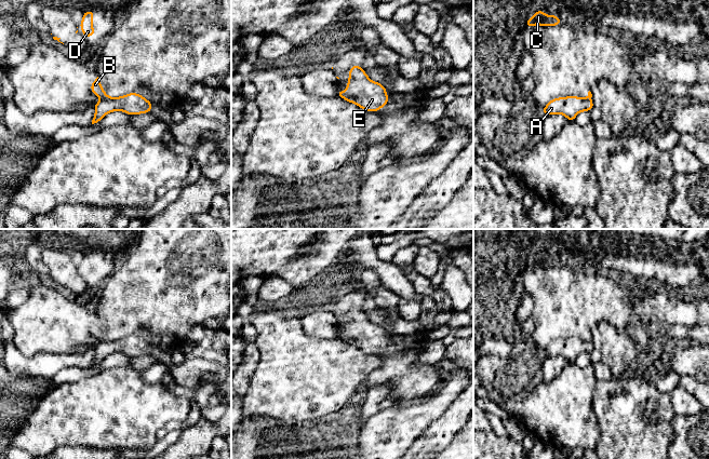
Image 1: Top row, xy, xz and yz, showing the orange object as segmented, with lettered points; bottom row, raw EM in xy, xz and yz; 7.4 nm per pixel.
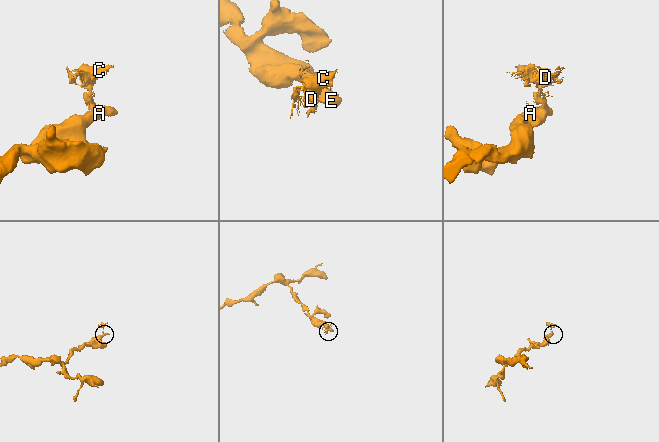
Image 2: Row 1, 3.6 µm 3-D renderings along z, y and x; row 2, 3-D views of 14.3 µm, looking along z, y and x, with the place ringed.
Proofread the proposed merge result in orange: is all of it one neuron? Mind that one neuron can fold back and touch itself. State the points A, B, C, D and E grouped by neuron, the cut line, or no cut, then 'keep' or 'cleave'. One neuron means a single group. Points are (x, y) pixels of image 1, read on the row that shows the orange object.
A E / B C D | xz (345, 91), (348, 98), (353, 103) | cleave

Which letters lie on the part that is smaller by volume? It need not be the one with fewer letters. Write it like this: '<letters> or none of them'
B, C, D

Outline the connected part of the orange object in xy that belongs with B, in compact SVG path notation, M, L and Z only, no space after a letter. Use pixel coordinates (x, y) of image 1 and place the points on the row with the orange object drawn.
M98 77L92 82L90 87L91 87L92 93L95 94L97 97L99 97L102 100L113 99L113 97L109 97L105 93L104 89L99 82Z

